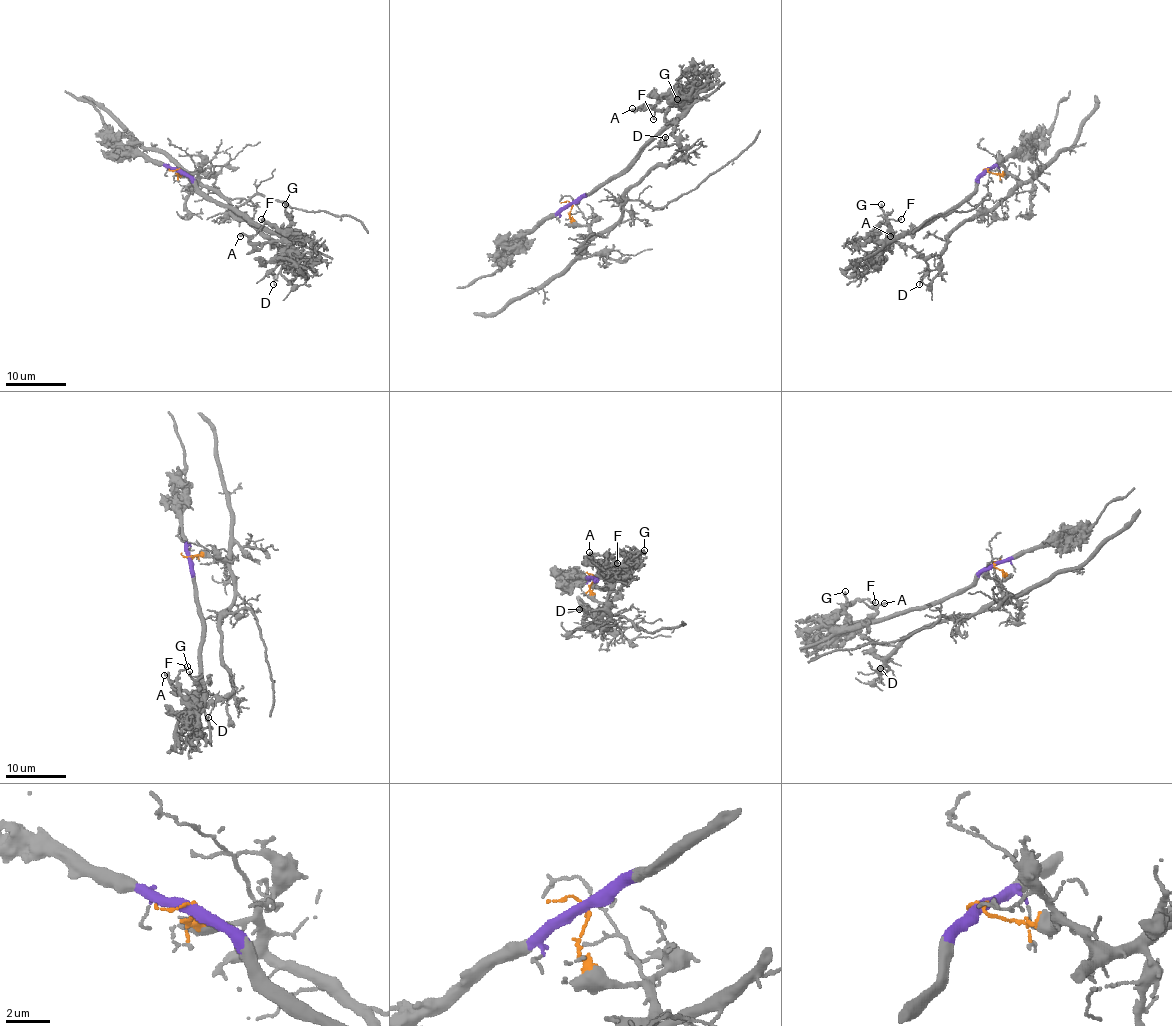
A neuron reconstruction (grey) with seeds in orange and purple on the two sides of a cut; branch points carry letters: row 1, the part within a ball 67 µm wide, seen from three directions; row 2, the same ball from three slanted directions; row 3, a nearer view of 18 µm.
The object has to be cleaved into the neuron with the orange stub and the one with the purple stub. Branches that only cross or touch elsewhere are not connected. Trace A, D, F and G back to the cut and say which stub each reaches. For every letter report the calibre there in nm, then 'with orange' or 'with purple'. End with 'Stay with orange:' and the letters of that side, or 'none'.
A: 280 nm thick; with purple
D: 110 nm thick; with orange
F: 160 nm thick; with purple
G: 240 nm thick; with purple
Stay with orange: D

